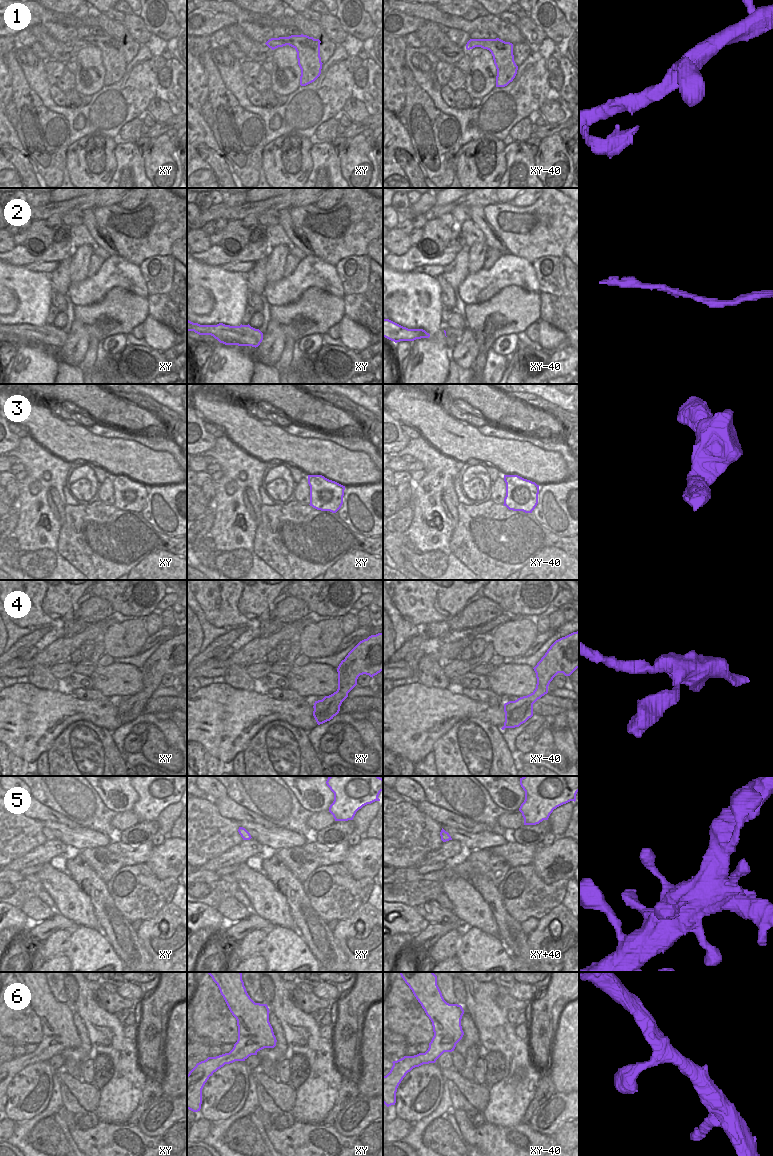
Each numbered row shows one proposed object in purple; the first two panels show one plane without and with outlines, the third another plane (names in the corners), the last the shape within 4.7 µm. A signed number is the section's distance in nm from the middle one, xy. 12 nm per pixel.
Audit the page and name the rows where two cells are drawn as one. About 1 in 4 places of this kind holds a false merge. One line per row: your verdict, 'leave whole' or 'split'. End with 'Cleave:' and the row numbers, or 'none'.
1: leave whole
2: leave whole
3: leave whole
4: leave whole
5: leave whole
6: leave whole
Cleave: none

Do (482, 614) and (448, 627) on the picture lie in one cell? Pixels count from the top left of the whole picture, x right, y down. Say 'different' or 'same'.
same

